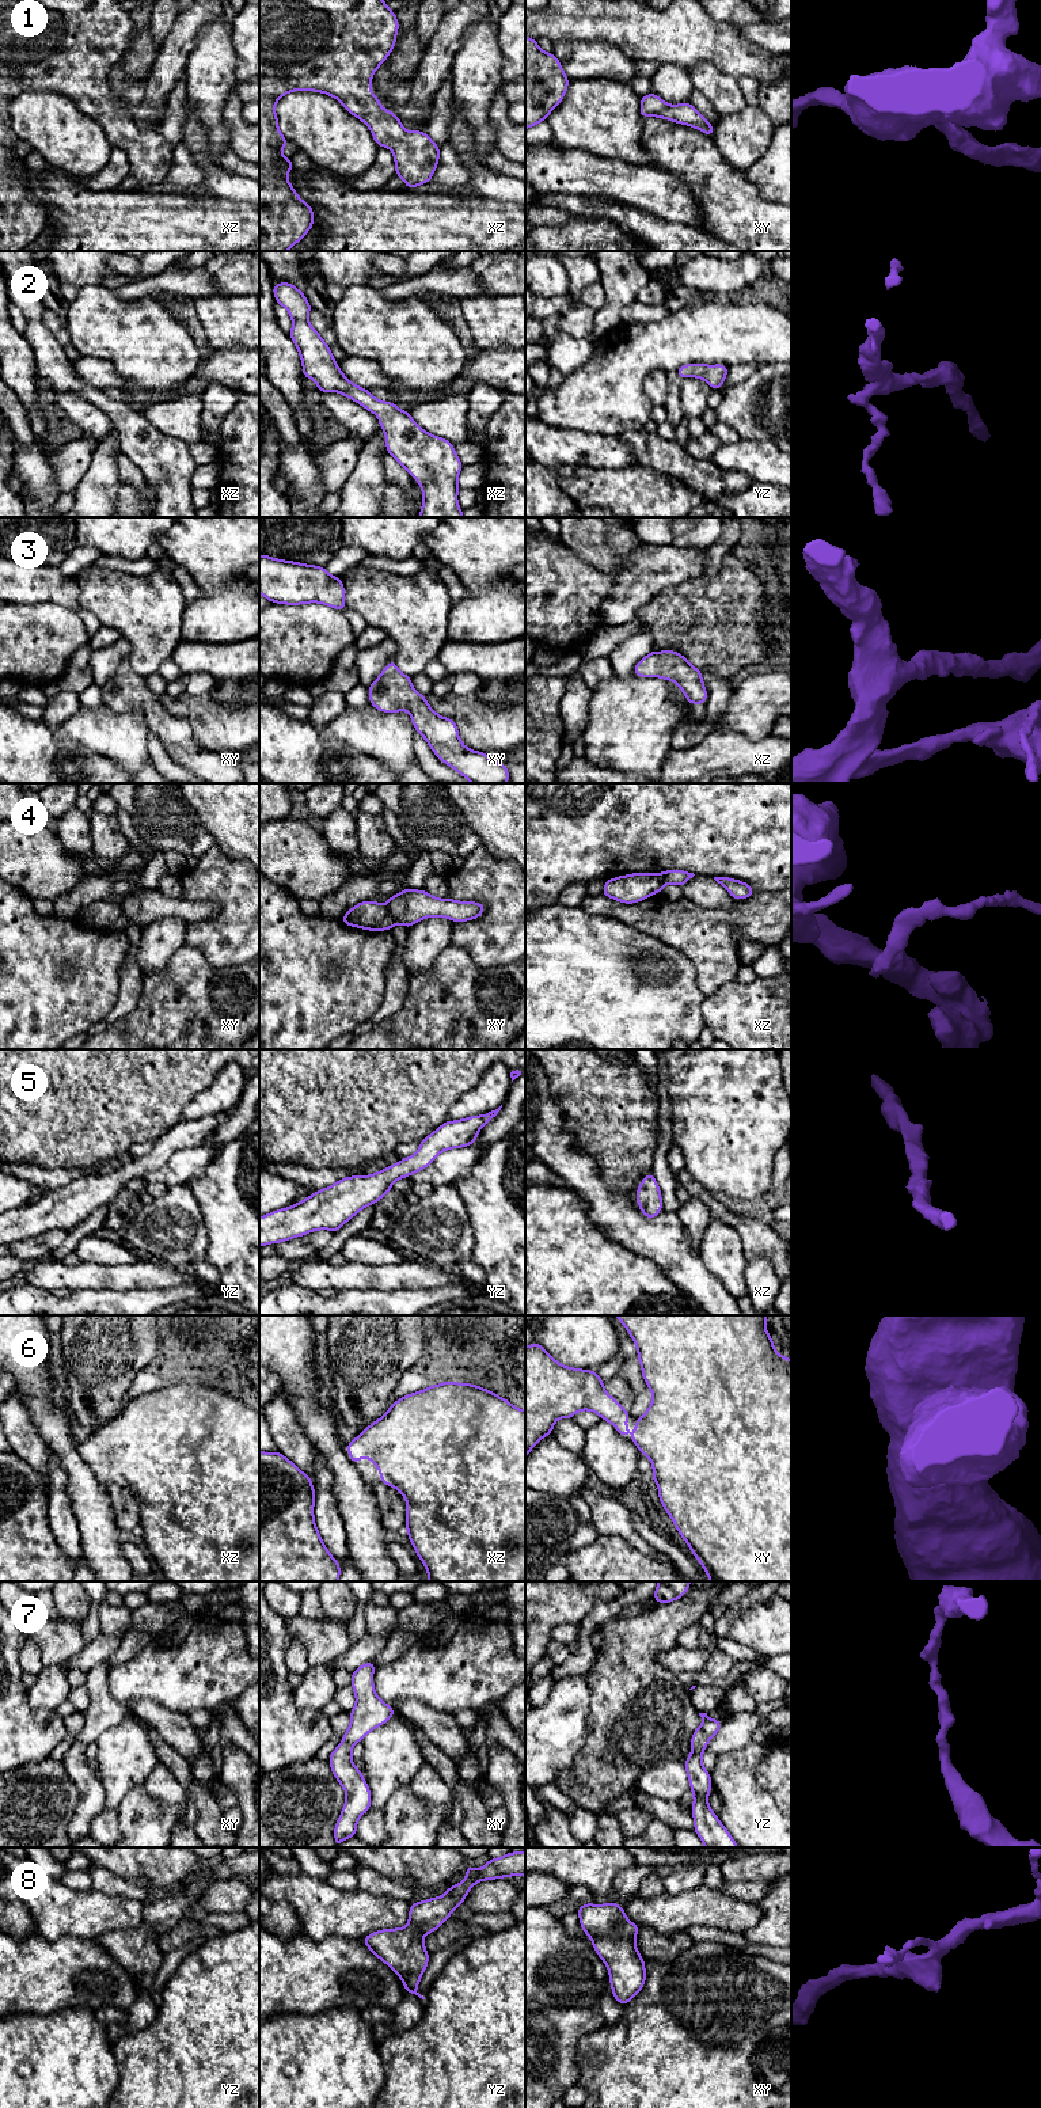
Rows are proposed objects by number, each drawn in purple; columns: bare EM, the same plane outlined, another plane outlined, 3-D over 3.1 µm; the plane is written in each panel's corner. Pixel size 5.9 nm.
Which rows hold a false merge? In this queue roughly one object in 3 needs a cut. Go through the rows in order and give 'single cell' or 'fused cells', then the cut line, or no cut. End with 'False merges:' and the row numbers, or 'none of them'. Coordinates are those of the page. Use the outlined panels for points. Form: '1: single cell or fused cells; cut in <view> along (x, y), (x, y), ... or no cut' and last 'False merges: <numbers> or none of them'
1: single cell; no cut
2: single cell; no cut
3: single cell; no cut
4: fused cells; cut in xy along (386, 906), (396, 922)
5: single cell; no cut
6: single cell; no cut
7: single cell; no cut
8: single cell; no cut
False merges: 4

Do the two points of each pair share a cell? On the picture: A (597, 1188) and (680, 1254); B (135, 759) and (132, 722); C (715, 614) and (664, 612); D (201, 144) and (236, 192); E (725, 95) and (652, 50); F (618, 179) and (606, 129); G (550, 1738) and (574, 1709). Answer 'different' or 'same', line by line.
A: same
B: same
C: same
D: same
E: different
F: different
G: same

